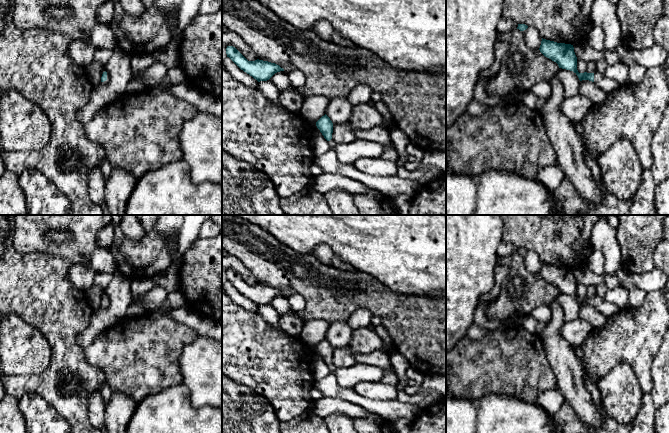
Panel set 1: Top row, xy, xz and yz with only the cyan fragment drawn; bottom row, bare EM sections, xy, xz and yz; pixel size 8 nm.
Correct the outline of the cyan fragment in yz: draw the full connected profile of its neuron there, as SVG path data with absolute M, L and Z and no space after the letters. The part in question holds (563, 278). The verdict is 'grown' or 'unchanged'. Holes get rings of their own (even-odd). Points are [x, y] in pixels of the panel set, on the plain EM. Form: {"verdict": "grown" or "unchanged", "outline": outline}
{"verdict": "grown", "outline": "M542 262L539 272L540 276L547 282L556 286L559 292L573 295L582 304L594 306L607 318L621 312L623 309L615 304L609 303L600 297L579 297L577 294L577 281L571 268L557 267Z"}

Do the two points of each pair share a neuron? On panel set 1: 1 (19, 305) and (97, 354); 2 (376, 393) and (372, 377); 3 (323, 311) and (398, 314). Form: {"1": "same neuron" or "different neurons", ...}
{"1": "different neurons", "2": "different neurons", "3": "same neuron"}

